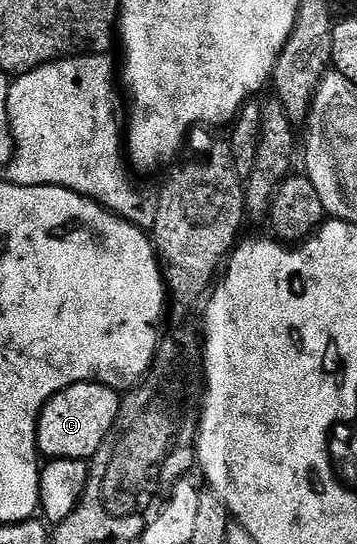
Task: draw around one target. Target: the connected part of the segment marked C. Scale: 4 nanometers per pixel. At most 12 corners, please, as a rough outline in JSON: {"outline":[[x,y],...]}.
{"outline":[[84,381],[37,420],[38,454],[91,459],[121,413],[118,390]]}

